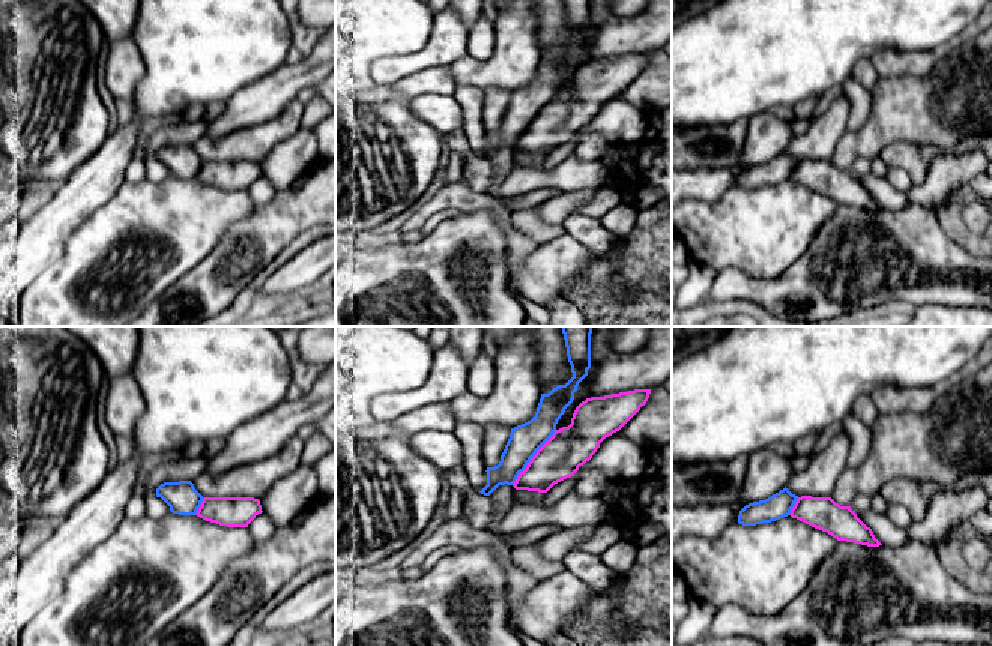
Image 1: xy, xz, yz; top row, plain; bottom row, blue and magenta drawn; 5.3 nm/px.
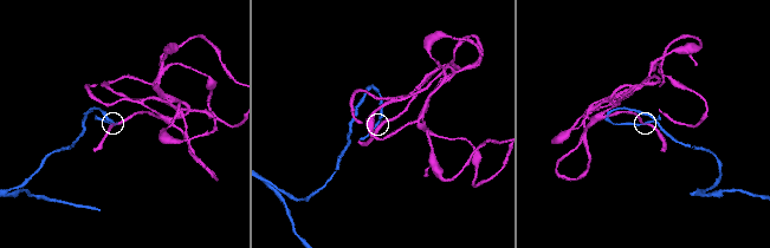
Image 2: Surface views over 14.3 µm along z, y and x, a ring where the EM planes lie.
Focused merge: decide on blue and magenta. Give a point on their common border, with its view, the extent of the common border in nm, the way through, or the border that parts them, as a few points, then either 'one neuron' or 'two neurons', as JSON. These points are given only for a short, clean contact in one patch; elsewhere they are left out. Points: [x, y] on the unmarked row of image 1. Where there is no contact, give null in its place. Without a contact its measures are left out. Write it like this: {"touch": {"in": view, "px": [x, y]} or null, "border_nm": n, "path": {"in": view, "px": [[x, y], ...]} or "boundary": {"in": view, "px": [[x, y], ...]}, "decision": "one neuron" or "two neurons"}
{"touch": {"in": "xz", "px": [531, 120]}, "border_nm": 380, "decision": "one neuron"}

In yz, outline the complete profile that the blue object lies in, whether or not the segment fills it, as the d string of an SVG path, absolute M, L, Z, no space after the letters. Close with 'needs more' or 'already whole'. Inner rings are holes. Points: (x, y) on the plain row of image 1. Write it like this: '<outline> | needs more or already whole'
M786 150L771 161L746 168L738 179L742 189L771 186L791 179L837 204L867 210L882 209L851 170L840 170L831 161L795 159Z | needs more

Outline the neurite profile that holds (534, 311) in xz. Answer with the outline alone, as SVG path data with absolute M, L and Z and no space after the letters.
M517 291L514 294L516 294L516 299L519 300L519 303L523 306L526 317L529 320L541 323L543 326L550 326L550 312L546 306L541 306L532 300L526 299L525 296L522 296Z

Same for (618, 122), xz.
M621 95L606 101L589 125L571 140L555 147L546 156L546 165L555 168L574 153L579 140L588 134L600 134L612 146L639 141L646 131L646 113Z

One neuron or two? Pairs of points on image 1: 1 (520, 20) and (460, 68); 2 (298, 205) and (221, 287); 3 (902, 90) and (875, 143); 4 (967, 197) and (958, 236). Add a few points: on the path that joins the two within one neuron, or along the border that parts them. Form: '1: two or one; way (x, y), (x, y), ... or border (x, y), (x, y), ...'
1: one; way (516, 39), (489, 68), (480, 68)
2: one; way (277, 226), (236, 266)
3: one; way (902, 104), (902, 108), (881, 129)
4: one; way (958, 206), (956, 227)

